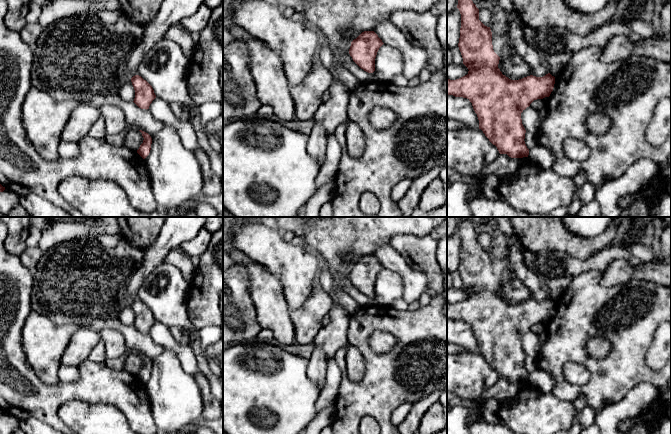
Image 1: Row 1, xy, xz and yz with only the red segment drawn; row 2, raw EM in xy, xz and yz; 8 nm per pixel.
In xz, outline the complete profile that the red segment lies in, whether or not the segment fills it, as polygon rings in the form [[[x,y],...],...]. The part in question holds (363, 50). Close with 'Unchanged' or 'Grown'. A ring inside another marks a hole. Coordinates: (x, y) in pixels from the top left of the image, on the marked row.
[[[364,31],[352,42],[345,37],[335,42],[339,51],[349,53],[353,61],[364,71],[375,71],[375,58],[384,44],[374,31]]]. Grown

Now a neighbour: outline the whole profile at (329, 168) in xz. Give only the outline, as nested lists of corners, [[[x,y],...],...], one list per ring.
[[[331,134],[327,137],[325,158],[316,178],[317,187],[322,186],[335,178],[339,168],[340,156],[341,146],[334,134]]]

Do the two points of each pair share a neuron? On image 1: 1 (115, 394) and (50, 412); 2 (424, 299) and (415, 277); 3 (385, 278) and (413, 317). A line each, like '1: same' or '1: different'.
1: same
2: different
3: different

